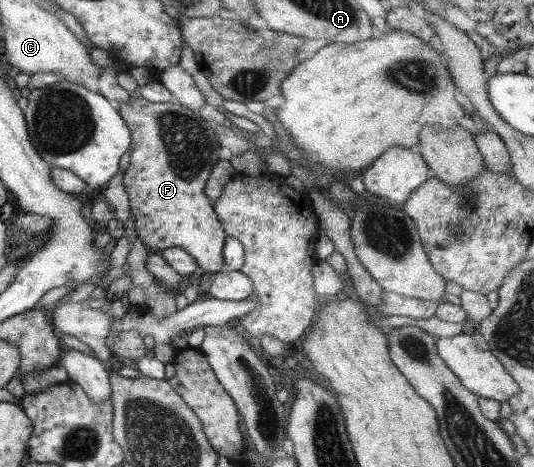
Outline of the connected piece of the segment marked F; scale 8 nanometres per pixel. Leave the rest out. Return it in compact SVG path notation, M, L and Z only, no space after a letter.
M138 95L120 102L116 108L131 132L130 163L123 172L122 186L129 198L129 212L137 237L151 252L174 246L182 247L203 272L217 273L223 270L225 232L212 209L213 204L203 191L204 182L208 180L214 164L224 156L210 123L202 119L198 112L178 103L150 102Z

